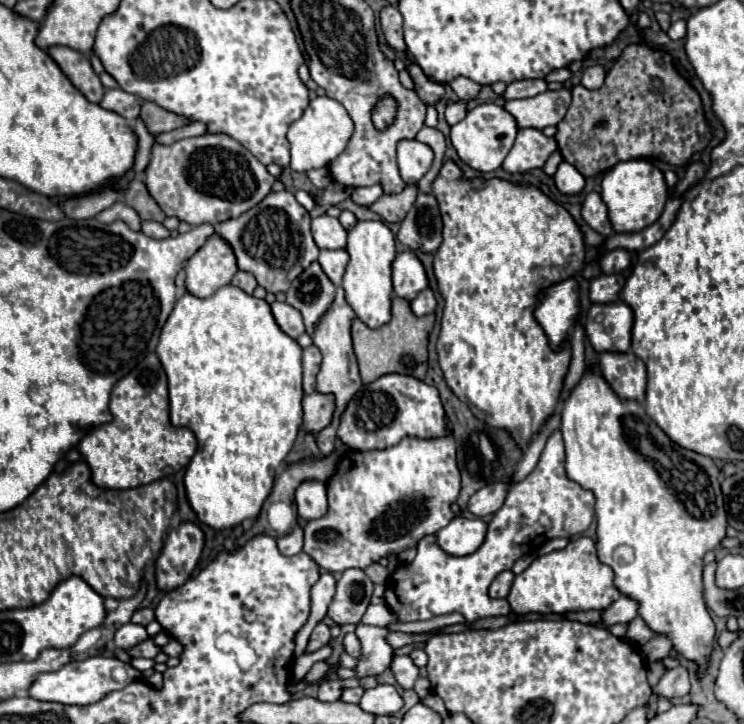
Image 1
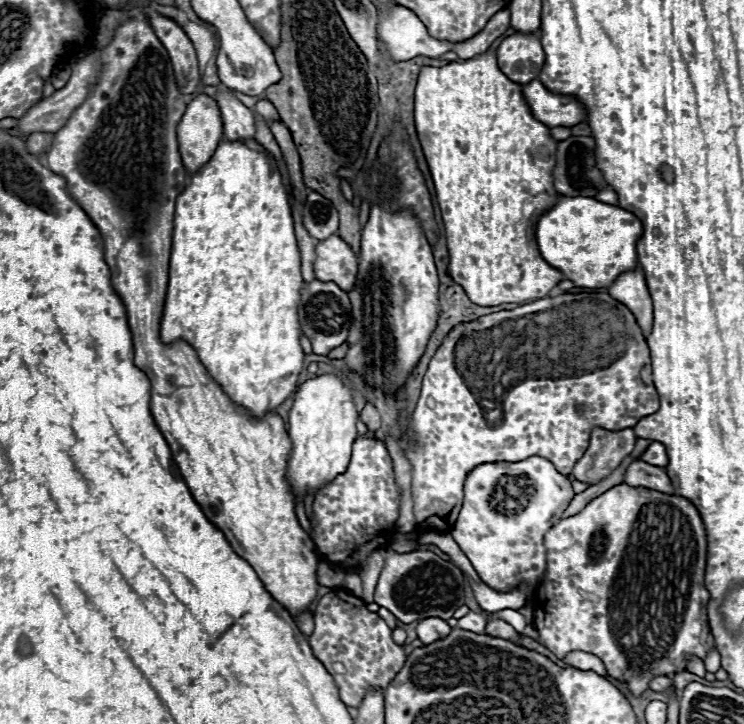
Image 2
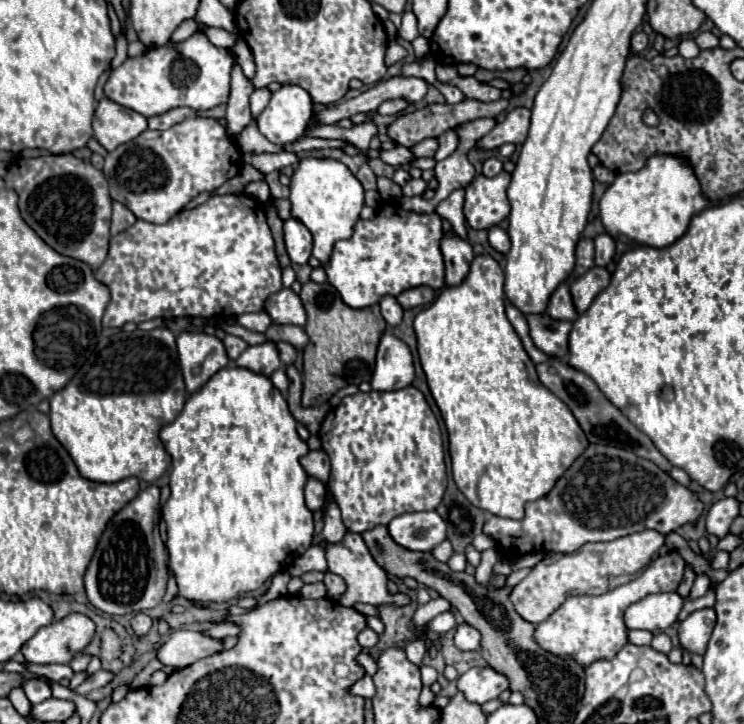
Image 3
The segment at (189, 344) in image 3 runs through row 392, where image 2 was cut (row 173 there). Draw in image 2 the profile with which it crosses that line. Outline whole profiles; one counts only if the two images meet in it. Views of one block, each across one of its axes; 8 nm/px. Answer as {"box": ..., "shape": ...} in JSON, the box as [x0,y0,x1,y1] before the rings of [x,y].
{"box":[178,94,222,174],"shape":[[[208,94],[192,98],[182,120],[178,122],[180,154],[190,174],[212,158],[222,136],[222,118],[216,100]]]}

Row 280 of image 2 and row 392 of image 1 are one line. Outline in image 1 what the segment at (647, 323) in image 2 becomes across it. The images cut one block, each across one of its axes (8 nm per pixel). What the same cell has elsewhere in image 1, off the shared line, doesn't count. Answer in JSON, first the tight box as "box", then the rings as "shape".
{"box":[600,352,646,402],"shape":[[[606,352],[600,356],[600,372],[610,388],[622,400],[644,402],[646,398],[646,366],[634,354],[612,354]]]}

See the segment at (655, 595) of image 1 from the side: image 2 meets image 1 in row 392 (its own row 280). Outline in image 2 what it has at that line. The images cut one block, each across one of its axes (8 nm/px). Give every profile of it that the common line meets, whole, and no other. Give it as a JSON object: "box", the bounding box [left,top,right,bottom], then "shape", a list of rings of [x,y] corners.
{"box":[536,196,642,288],"shape":[[[560,196],[536,228],[536,240],[544,260],[558,268],[578,288],[608,288],[622,272],[636,268],[636,242],[642,222],[628,210],[586,196]]]}

